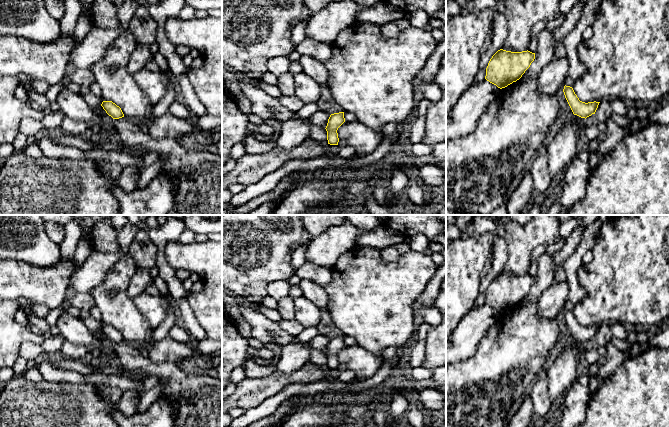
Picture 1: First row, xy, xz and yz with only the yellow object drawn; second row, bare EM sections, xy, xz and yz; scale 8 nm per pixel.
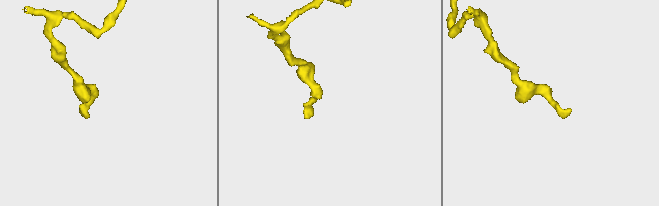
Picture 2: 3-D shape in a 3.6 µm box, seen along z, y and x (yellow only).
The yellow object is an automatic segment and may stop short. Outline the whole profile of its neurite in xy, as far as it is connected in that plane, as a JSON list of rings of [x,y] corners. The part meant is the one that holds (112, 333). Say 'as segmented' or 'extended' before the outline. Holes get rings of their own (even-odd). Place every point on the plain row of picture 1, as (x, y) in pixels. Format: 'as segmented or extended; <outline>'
as segmented; [[[103,325],[101,330],[106,335],[106,337],[113,343],[119,343],[124,341],[124,338],[119,330],[117,330],[112,325]]]

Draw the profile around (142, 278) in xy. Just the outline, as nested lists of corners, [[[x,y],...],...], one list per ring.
[[[138,268],[128,284],[126,294],[129,298],[134,299],[144,293],[150,284],[153,284],[153,278],[149,269]]]

